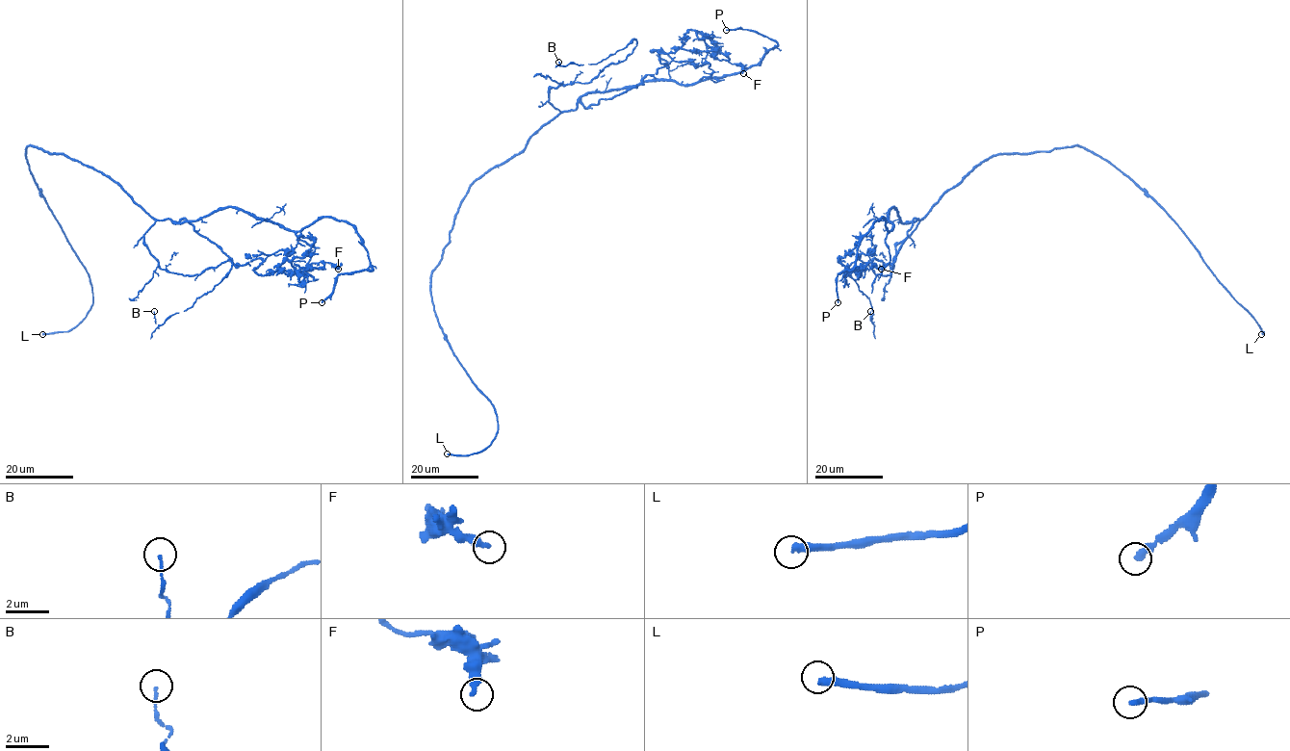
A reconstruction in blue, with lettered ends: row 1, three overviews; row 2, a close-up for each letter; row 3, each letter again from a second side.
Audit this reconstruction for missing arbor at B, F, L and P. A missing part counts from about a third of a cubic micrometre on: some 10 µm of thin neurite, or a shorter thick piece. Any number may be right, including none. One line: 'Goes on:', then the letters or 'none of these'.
Goes on: L

